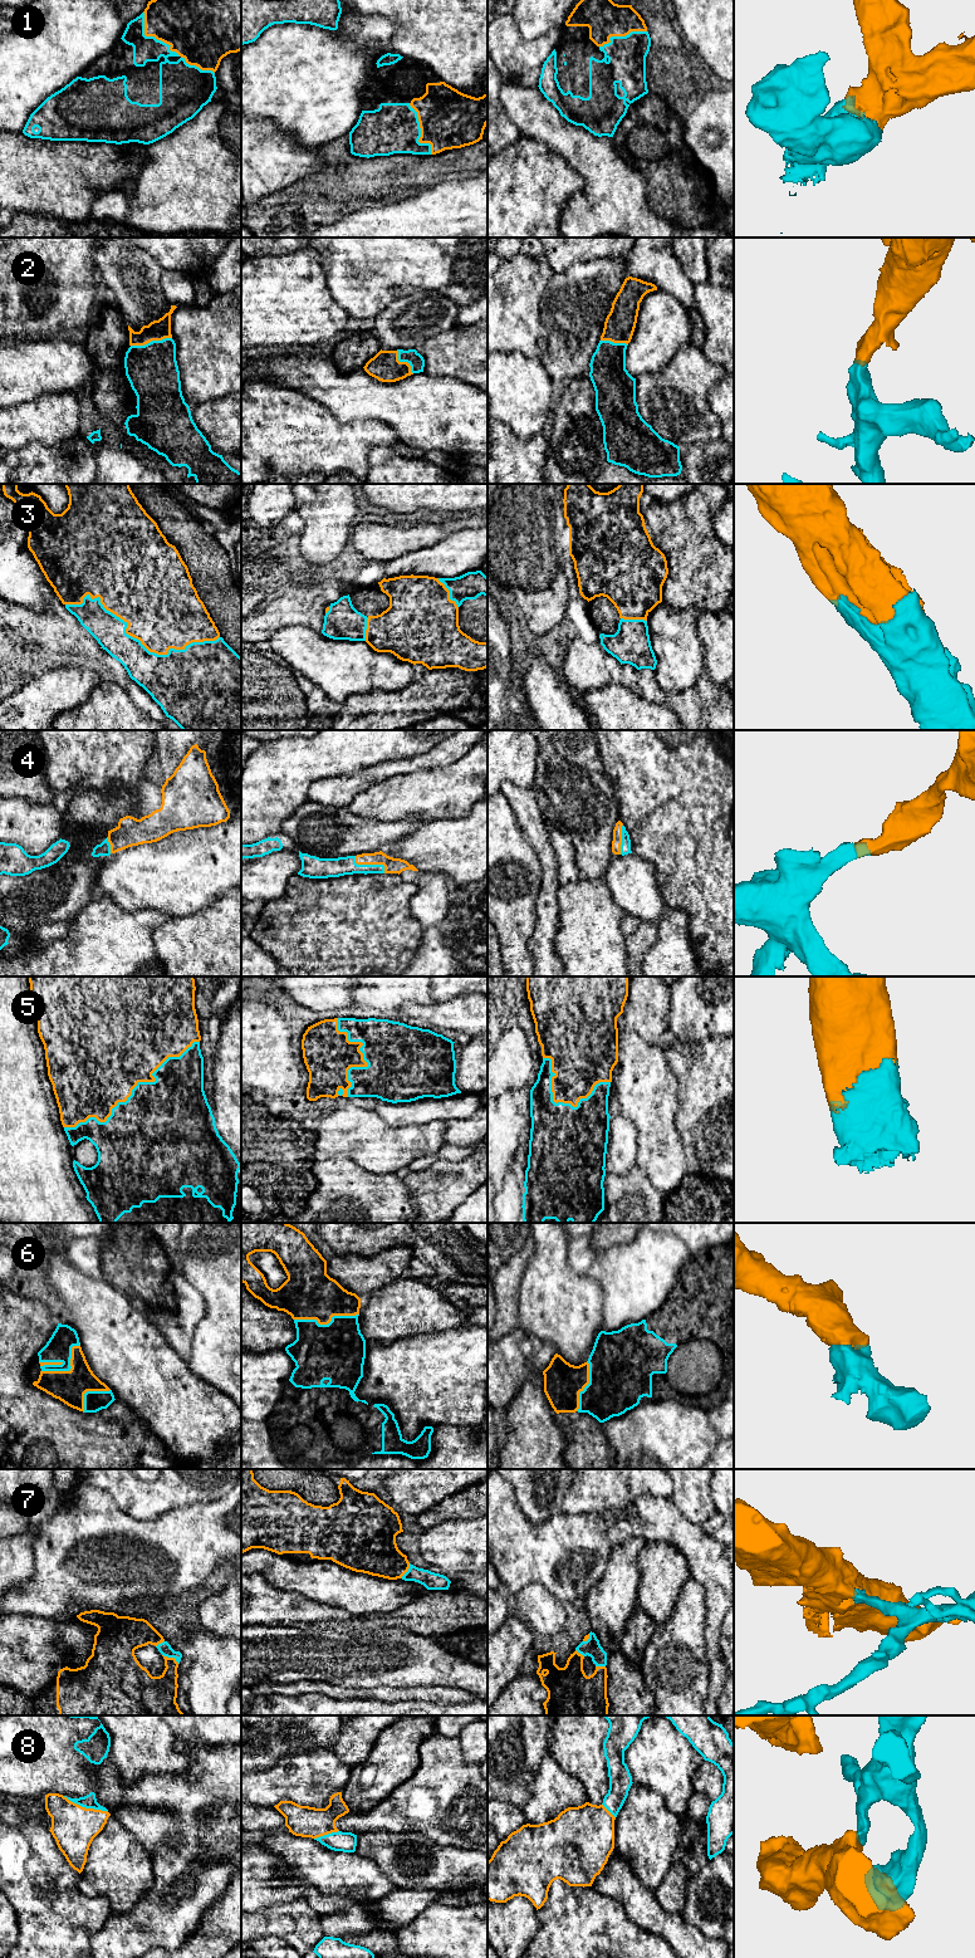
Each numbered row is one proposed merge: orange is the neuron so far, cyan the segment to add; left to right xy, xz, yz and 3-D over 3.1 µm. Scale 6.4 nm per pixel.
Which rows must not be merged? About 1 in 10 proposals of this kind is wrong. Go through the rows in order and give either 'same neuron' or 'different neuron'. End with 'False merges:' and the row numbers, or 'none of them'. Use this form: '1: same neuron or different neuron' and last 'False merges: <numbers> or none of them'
1: same neuron
2: same neuron
3: same neuron
4: same neuron
5: same neuron
6: same neuron
7: same neuron
8: same neuron
False merges: none of them

